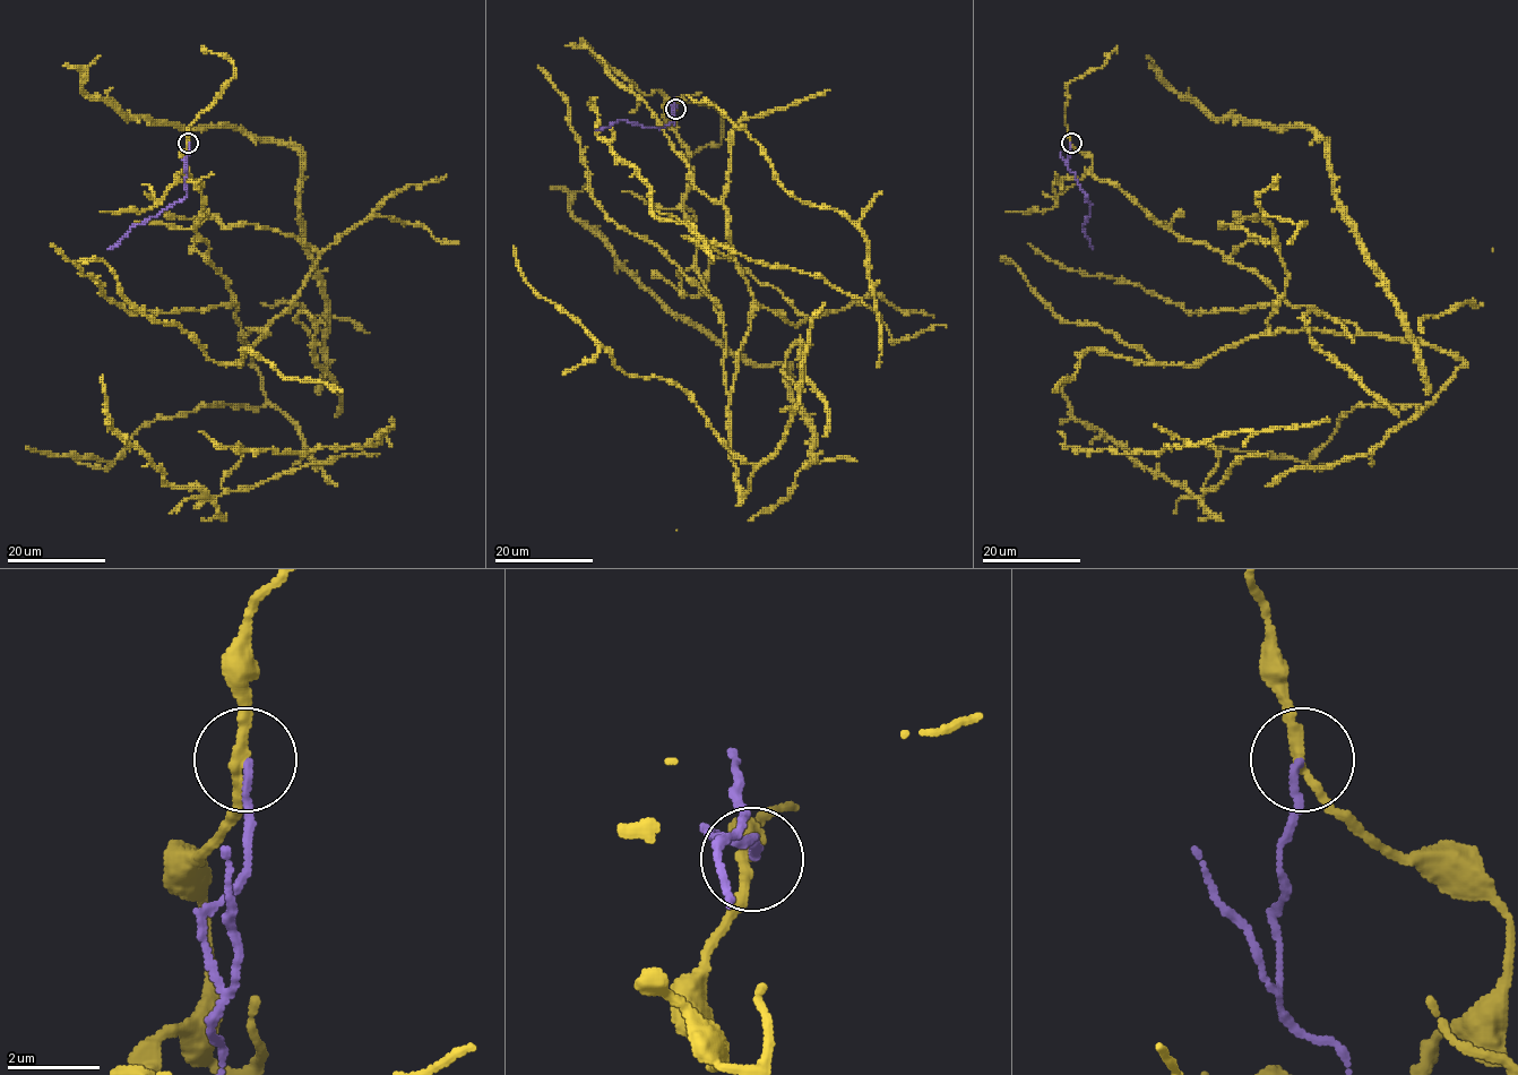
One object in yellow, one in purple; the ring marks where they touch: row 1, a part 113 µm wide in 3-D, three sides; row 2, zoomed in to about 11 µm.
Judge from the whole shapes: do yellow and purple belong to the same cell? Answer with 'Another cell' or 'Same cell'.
Another cell

